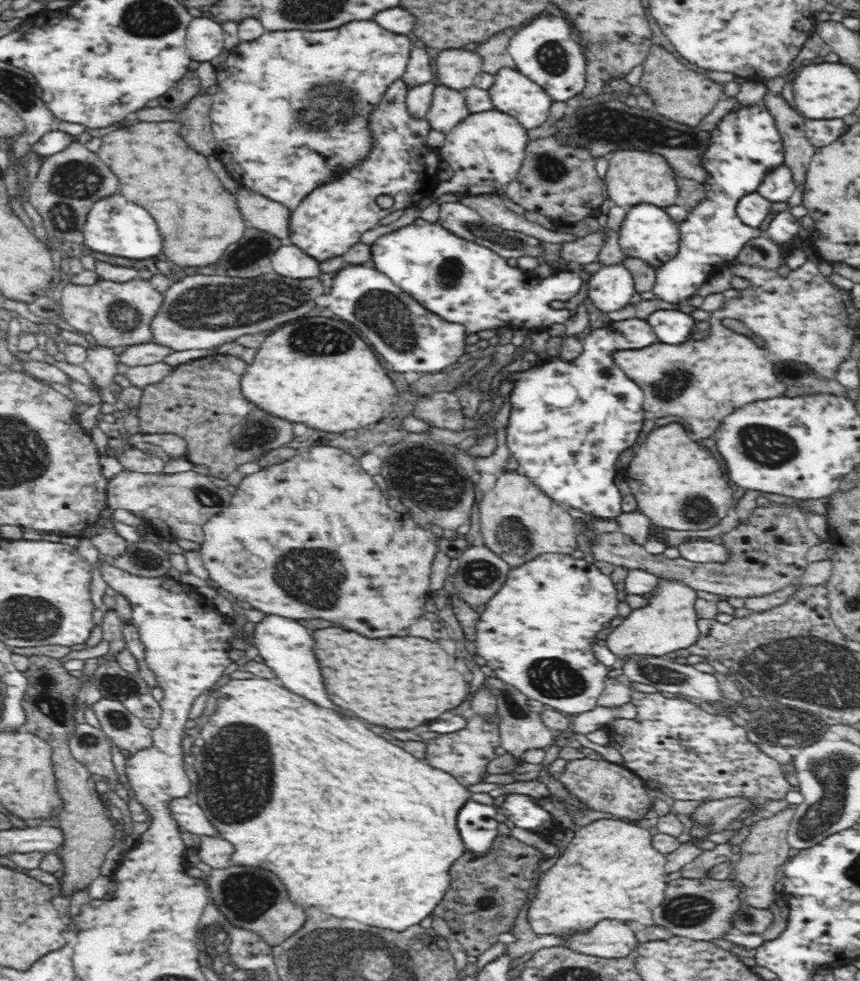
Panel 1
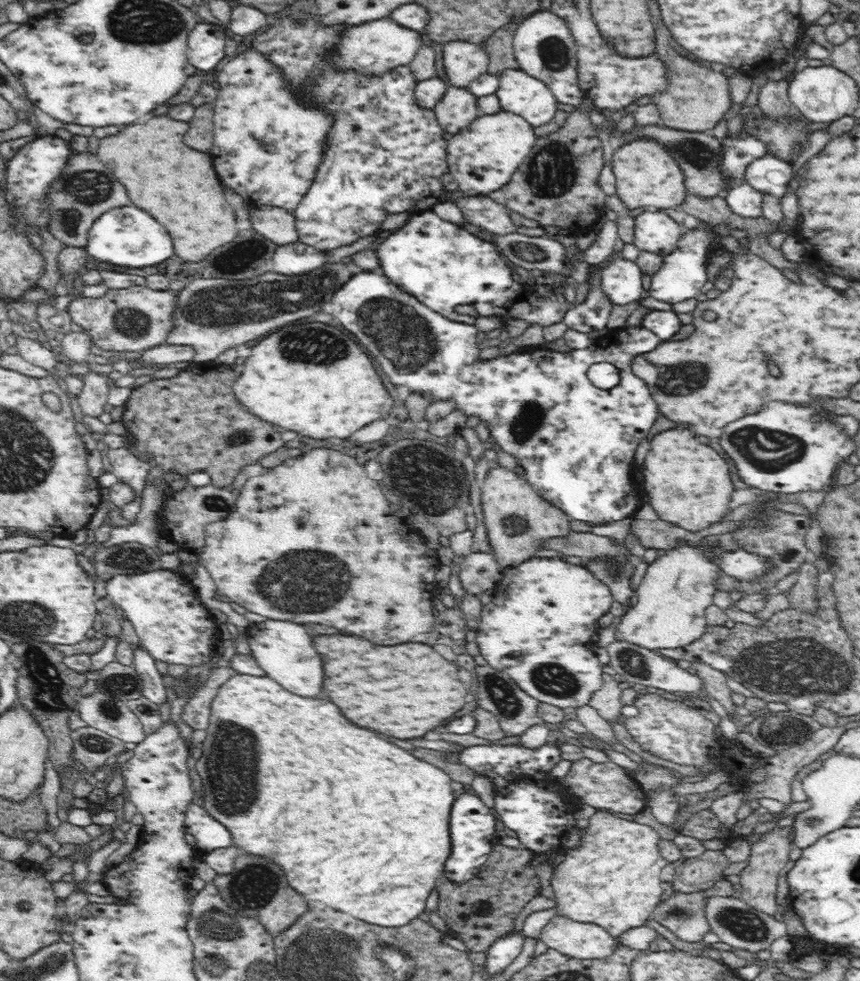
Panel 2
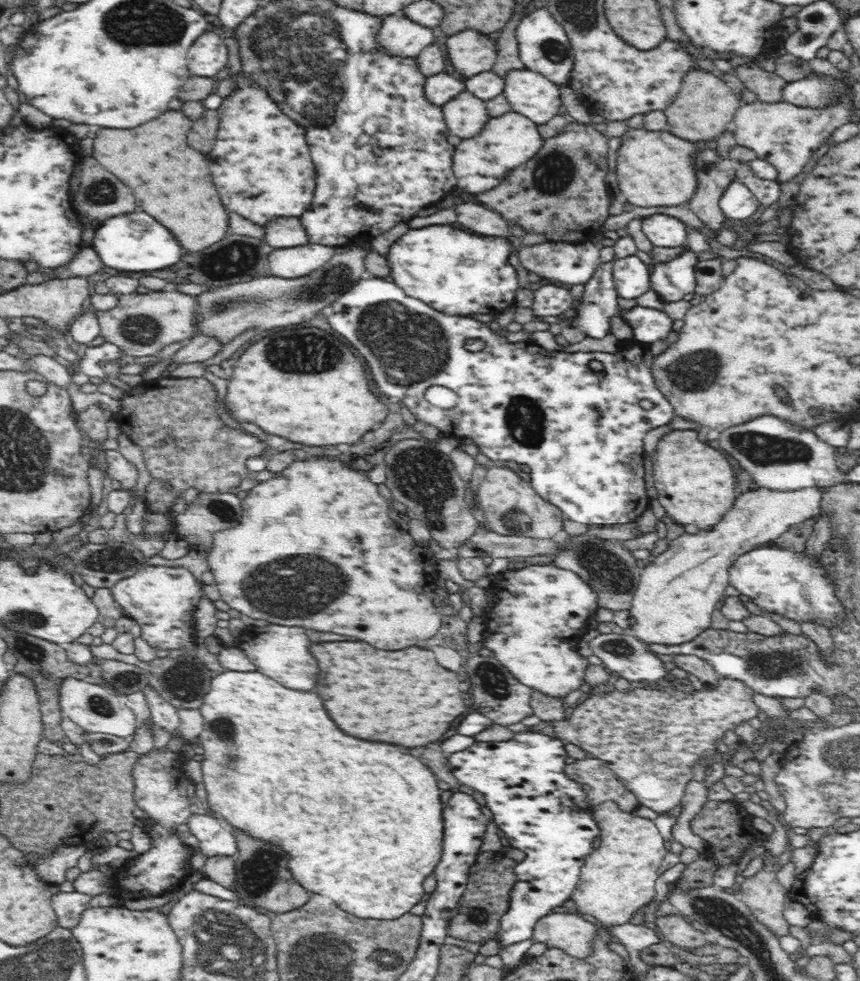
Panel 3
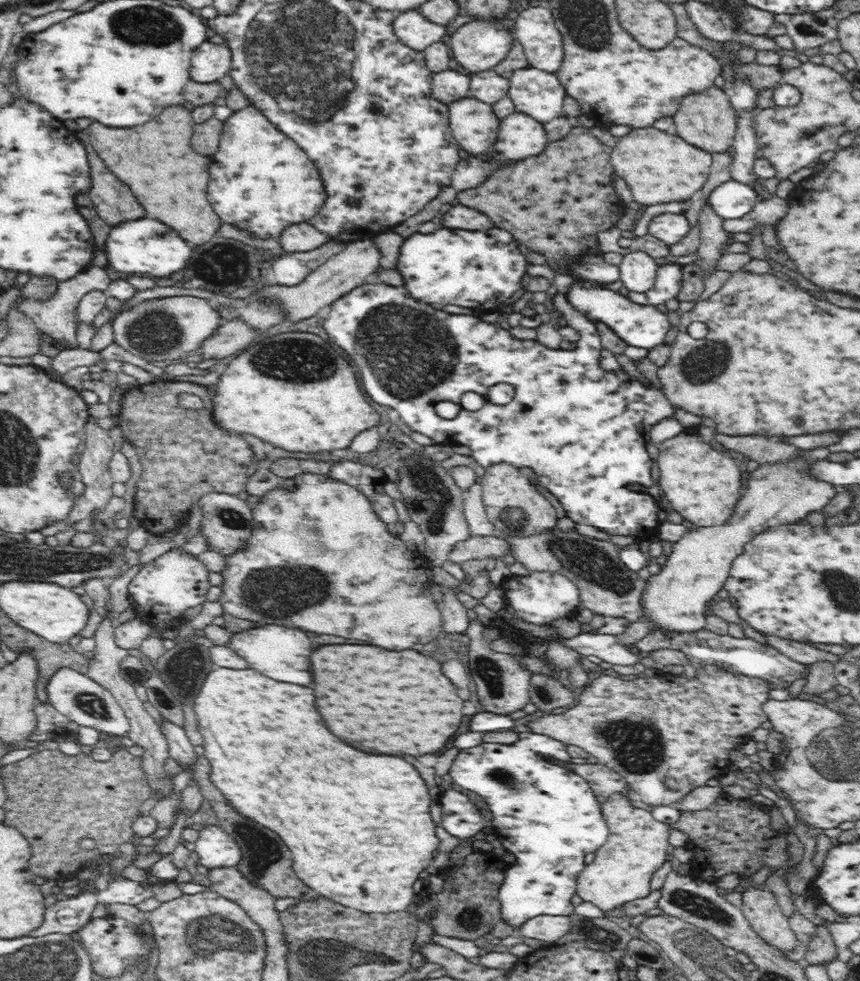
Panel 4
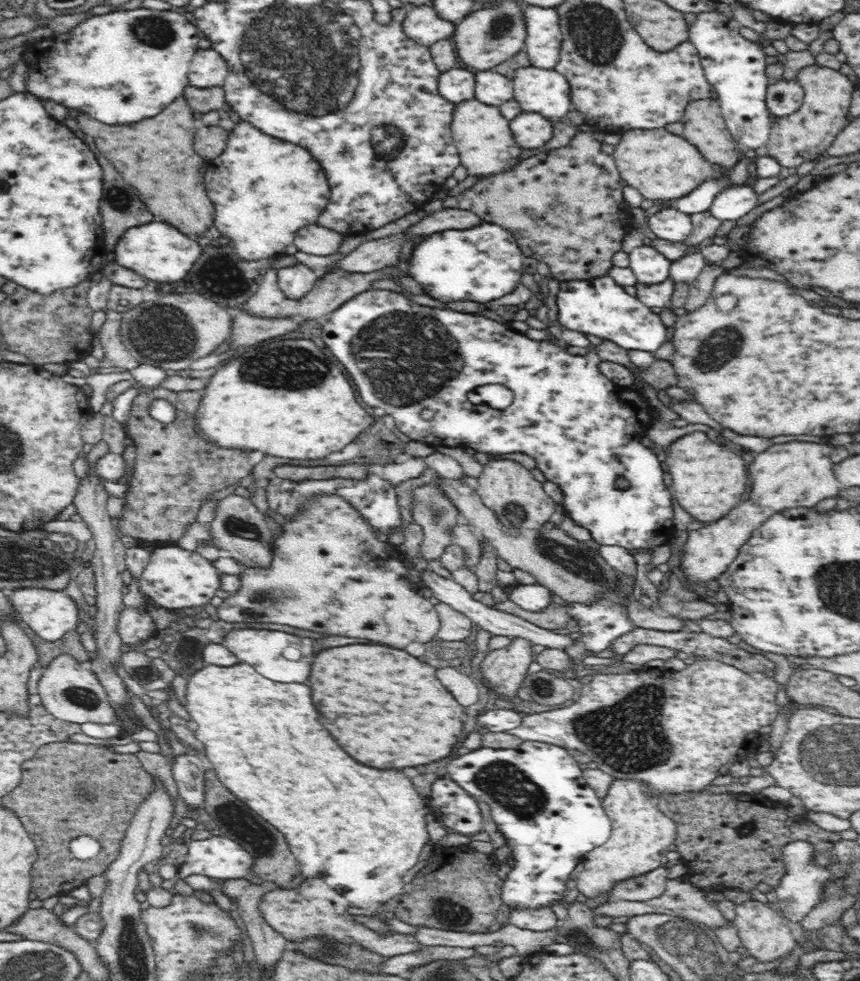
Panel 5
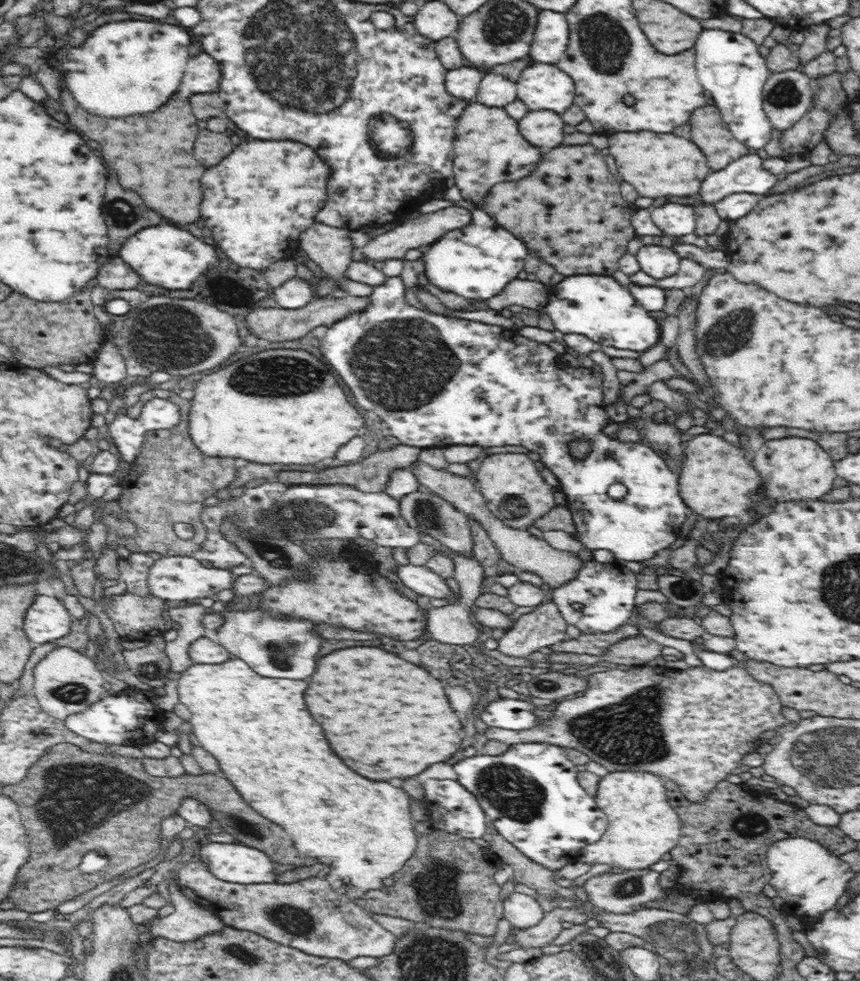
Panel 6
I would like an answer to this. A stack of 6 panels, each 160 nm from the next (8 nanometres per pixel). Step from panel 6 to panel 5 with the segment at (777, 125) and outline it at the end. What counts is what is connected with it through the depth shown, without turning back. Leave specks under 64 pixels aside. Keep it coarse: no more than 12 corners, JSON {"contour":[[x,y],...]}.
{"contour":[[795,80],[769,82],[766,104],[777,118],[796,112],[804,98]]}

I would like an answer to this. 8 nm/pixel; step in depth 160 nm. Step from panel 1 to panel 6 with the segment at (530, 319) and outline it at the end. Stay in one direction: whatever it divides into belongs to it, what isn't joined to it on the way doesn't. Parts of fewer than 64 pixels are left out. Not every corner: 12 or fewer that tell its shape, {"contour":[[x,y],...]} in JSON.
{"contour":[[473,208],[424,249],[444,292],[486,301],[518,279],[524,239]]}

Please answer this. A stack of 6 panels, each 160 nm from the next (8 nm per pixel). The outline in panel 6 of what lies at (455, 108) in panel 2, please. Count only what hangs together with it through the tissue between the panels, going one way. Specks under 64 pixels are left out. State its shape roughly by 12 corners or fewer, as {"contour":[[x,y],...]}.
{"contour":[[469,101],[453,176],[470,204],[535,169],[540,149],[503,108]]}

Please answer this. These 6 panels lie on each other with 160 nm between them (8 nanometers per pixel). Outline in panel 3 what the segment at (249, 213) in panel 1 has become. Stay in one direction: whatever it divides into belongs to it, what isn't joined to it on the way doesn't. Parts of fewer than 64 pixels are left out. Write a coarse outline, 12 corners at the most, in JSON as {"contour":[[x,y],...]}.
{"contour":[[274,217],[265,239],[275,249],[310,243],[298,218]]}

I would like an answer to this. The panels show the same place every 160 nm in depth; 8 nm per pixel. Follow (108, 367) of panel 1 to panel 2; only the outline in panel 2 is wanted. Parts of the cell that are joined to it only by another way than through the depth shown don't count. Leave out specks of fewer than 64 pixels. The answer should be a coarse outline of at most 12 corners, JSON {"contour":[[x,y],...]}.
{"contour":[[89,371],[77,397],[96,418],[108,402],[109,377]]}

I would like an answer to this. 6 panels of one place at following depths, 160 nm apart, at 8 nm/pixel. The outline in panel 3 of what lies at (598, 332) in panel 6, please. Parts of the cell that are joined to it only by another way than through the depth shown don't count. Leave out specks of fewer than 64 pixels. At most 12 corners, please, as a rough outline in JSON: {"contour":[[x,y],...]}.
{"contour":[[636,306],[622,314],[636,341],[652,345],[673,332],[672,318]]}

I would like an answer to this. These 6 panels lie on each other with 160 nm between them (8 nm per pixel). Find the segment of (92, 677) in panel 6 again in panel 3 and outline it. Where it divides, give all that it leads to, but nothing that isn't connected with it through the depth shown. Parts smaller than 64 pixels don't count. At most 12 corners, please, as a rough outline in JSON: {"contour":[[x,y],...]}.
{"contour":[[62,678],[62,716],[86,733],[134,734],[136,717],[102,684]]}

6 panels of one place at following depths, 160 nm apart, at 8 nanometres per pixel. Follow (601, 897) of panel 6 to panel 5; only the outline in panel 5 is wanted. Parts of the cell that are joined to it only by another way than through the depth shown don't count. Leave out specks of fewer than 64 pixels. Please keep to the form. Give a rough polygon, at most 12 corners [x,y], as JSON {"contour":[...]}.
{"contour":[[669,869],[623,879],[612,896],[636,902],[666,890]]}

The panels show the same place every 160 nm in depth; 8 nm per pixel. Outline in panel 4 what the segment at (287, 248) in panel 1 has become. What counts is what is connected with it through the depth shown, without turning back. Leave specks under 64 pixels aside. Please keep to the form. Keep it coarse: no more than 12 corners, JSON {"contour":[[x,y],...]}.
{"contour":[[330,240],[271,264],[278,285],[296,286],[348,243]]}

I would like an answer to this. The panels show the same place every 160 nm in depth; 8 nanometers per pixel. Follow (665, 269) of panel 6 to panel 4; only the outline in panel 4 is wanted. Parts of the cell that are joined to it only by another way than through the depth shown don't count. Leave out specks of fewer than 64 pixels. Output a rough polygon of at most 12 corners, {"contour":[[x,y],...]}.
{"contour":[[632,251],[619,264],[630,292],[646,293],[658,268],[649,254]]}

